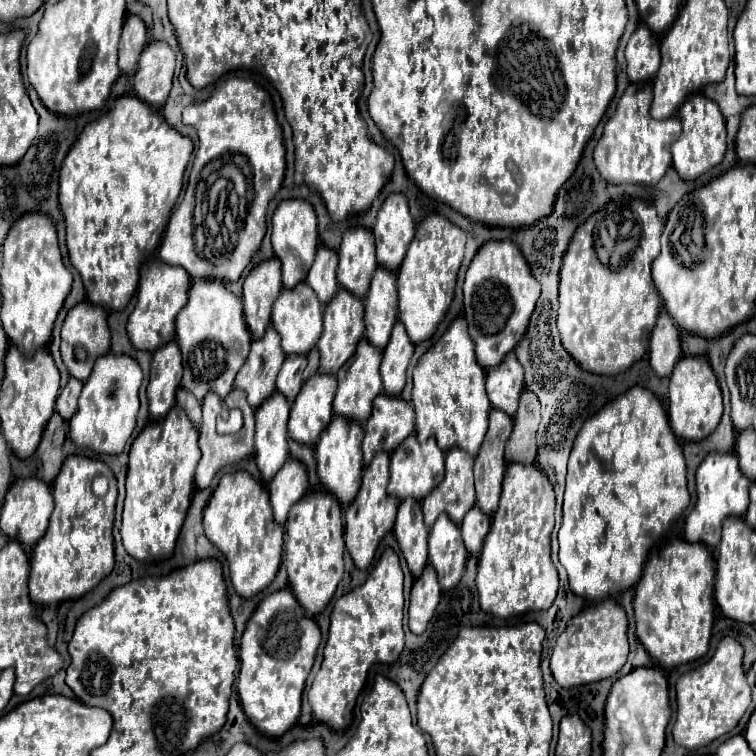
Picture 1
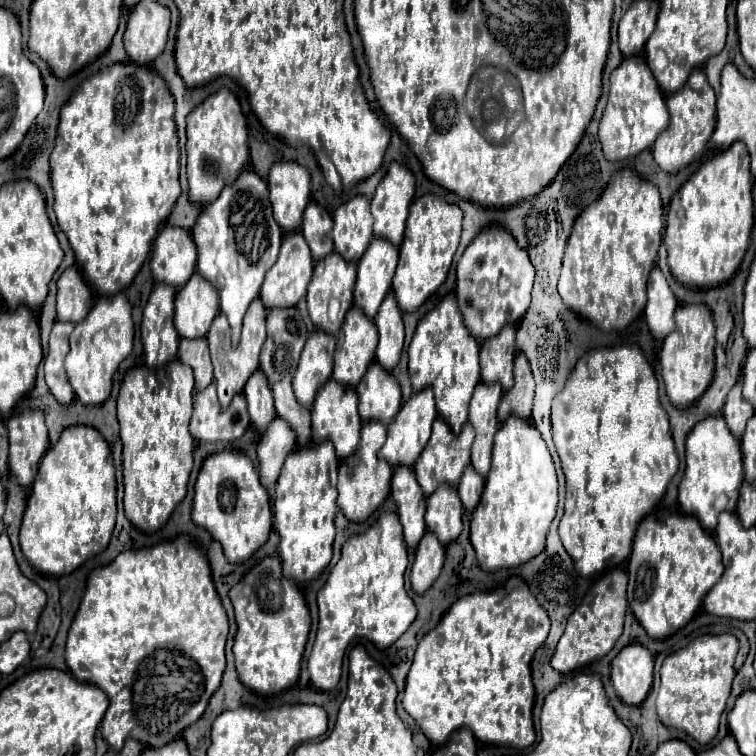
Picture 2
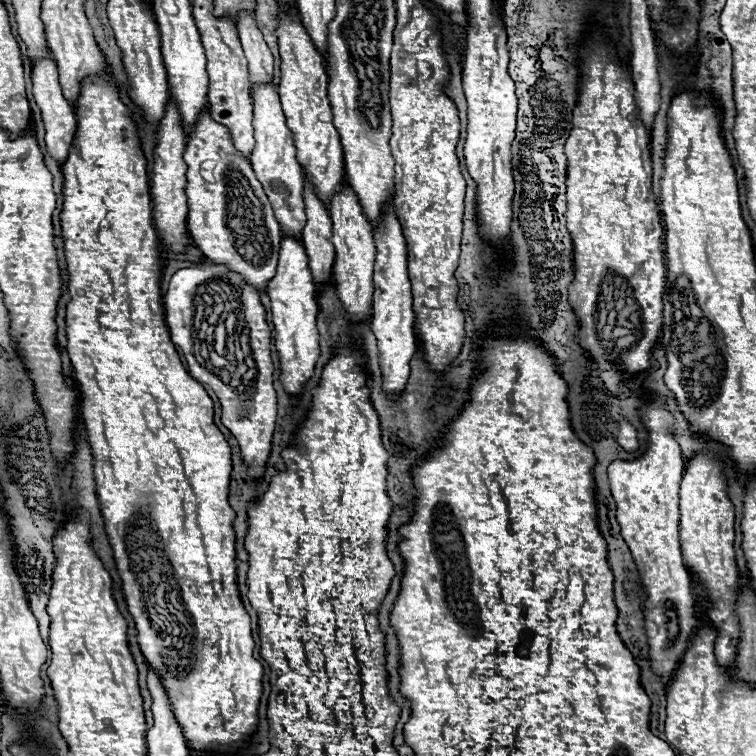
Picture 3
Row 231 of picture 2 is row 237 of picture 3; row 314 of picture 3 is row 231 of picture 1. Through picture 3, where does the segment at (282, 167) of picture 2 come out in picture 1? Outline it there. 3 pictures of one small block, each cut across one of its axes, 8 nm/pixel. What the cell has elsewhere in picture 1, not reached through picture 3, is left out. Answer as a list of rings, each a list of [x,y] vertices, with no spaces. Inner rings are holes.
[[[282,200],[272,216],[272,248],[276,258],[282,262],[284,288],[294,288],[296,284],[306,280],[318,246],[320,240],[318,240],[316,214],[312,204],[306,200]]]

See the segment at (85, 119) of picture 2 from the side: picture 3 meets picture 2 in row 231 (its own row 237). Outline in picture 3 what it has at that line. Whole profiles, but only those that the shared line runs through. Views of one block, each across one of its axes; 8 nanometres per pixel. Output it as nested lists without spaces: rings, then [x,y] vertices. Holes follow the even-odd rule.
[[[104,72],[100,76],[84,78],[82,92],[76,102],[76,120],[78,120],[78,130],[74,134],[74,142],[70,146],[68,158],[62,164],[64,208],[60,212],[60,226],[62,226],[62,238],[64,238],[64,254],[66,254],[66,268],[68,268],[68,294],[70,294],[70,302],[66,306],[66,334],[68,334],[66,348],[72,360],[74,376],[82,392],[82,404],[80,404],[82,418],[86,424],[88,442],[92,446],[92,456],[96,460],[94,462],[96,492],[100,498],[106,532],[110,538],[110,546],[114,550],[120,578],[122,578],[128,610],[138,628],[140,650],[144,658],[148,660],[148,664],[160,670],[164,688],[172,704],[172,712],[178,724],[182,726],[188,748],[196,752],[240,748],[246,740],[250,740],[250,736],[256,732],[256,726],[258,726],[258,702],[262,696],[264,668],[252,656],[254,640],[252,640],[252,630],[250,630],[250,616],[244,610],[238,584],[236,584],[236,548],[234,548],[234,528],[232,528],[236,514],[228,504],[228,488],[230,488],[230,472],[232,472],[230,444],[226,442],[224,434],[214,424],[212,398],[208,396],[204,386],[184,370],[184,364],[180,362],[180,356],[170,340],[164,306],[162,306],[162,294],[160,294],[160,276],[162,276],[164,260],[162,260],[160,240],[158,240],[158,232],[154,228],[154,218],[152,218],[152,198],[150,198],[150,186],[148,186],[146,158],[140,148],[140,138],[136,136],[136,124],[132,120],[132,114],[128,112],[126,104],[120,100],[118,86],[112,74]]]

